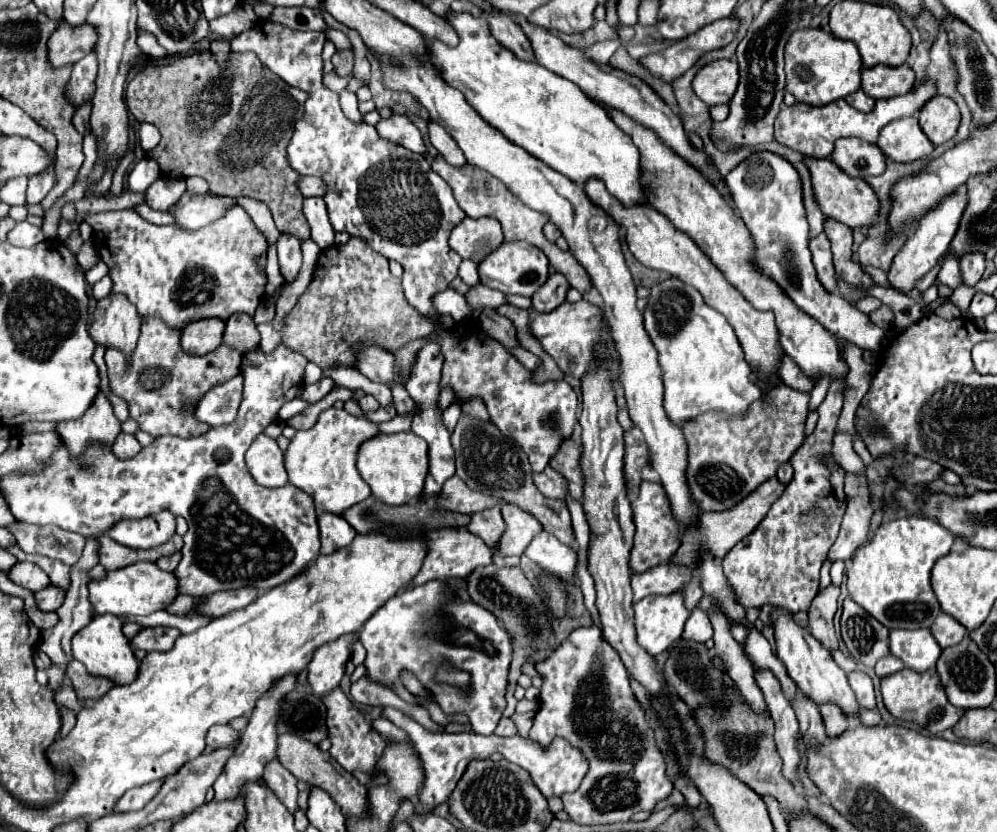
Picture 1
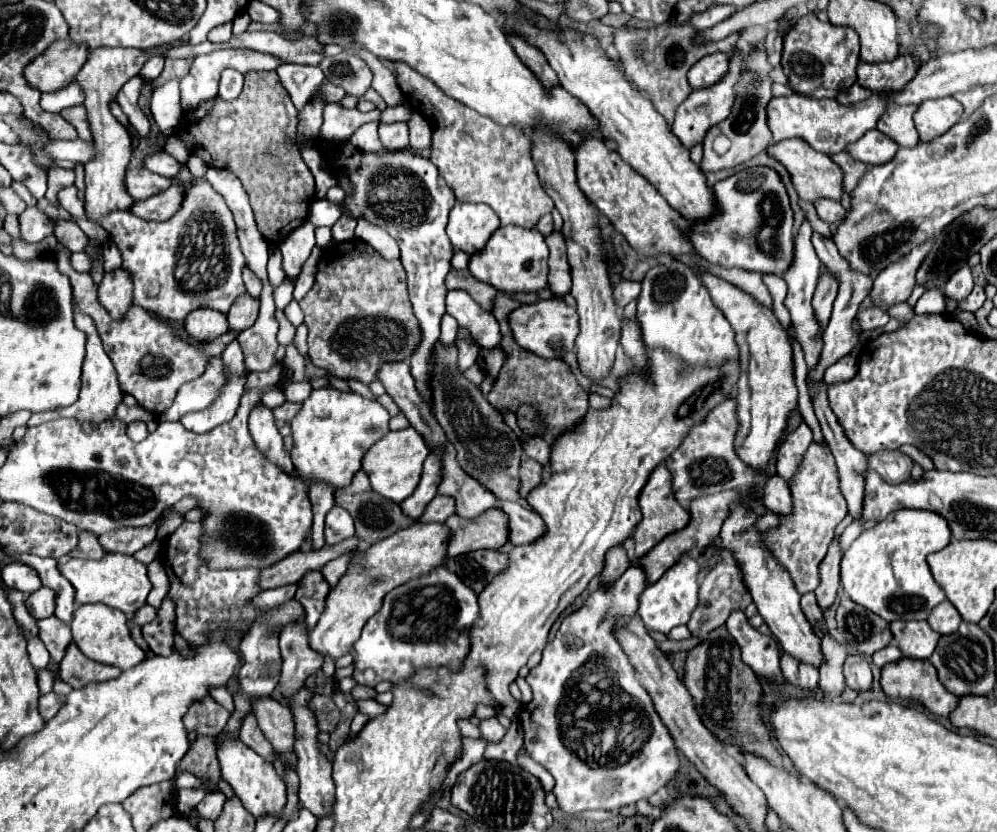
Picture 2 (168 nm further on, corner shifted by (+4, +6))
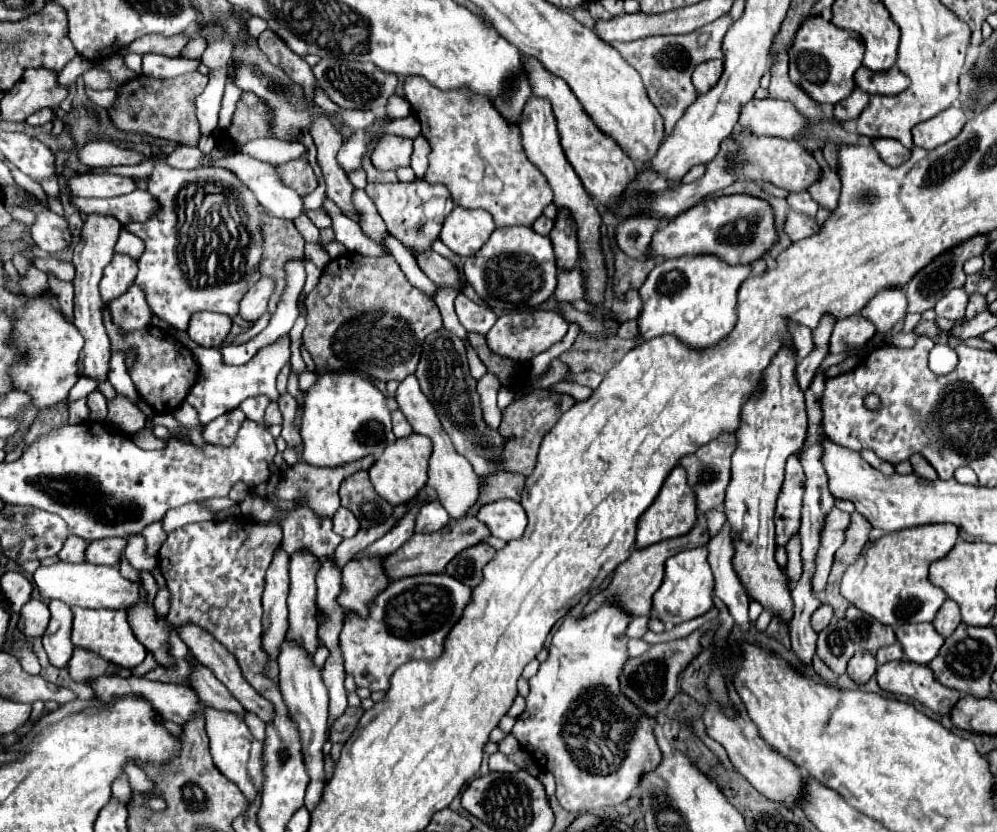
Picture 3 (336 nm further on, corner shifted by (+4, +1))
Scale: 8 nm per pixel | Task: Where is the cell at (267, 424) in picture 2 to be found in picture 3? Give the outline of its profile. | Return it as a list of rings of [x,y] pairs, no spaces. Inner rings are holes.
[[[259,395],[259,397],[249,397],[249,399],[245,399],[239,407],[241,407],[241,411],[247,415],[247,419],[251,419],[251,421],[263,425],[263,427],[269,427],[267,423],[263,423],[263,413],[265,413],[267,405],[269,405],[269,399],[263,397],[263,395]]]

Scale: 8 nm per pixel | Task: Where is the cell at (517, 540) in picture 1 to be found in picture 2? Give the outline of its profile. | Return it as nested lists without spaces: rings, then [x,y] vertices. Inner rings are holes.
[[[491,508],[477,518],[461,518],[453,514],[445,522],[451,528],[447,558],[455,558],[471,550],[497,550],[507,542],[507,516],[499,508]]]

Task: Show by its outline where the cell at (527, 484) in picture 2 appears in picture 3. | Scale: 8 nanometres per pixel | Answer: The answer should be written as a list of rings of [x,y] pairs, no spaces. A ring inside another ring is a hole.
[[[501,471],[497,475],[491,475],[489,479],[485,479],[483,497],[479,497],[479,501],[469,509],[469,513],[475,515],[481,505],[491,503],[491,501],[499,501],[499,499],[519,501],[519,497],[523,493],[525,479],[527,477],[523,477],[521,473],[509,473],[509,471]]]

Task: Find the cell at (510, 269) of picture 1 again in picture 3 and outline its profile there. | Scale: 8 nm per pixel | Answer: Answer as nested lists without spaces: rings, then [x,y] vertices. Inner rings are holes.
[[[531,227],[495,229],[481,251],[465,261],[463,273],[477,295],[499,311],[537,307],[553,295],[557,285],[553,245],[549,237],[535,233]]]

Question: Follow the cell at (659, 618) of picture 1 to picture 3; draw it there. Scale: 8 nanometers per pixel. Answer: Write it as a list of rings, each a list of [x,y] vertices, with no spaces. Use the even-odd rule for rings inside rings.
[[[707,547],[687,549],[667,559],[663,585],[653,595],[653,615],[667,627],[705,615],[713,607],[713,573],[707,565]]]

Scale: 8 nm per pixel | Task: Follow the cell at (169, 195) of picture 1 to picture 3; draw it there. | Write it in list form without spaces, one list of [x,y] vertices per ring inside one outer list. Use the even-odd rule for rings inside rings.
[[[81,173],[69,179],[69,189],[75,197],[119,197],[137,189],[137,183],[131,177],[121,175],[93,175]]]

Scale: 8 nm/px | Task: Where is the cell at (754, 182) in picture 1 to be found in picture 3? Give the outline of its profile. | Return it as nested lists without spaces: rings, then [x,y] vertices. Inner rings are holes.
[[[747,193],[707,197],[699,205],[679,213],[671,223],[663,225],[653,235],[651,253],[663,259],[675,259],[685,255],[715,255],[729,265],[751,265],[753,261],[769,255],[777,243],[773,207],[765,199],[757,199]]]

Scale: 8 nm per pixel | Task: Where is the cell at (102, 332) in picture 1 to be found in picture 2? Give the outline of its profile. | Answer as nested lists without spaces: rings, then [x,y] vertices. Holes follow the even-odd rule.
[[[125,268],[103,274],[103,280],[99,284],[99,302],[115,318],[127,312],[127,308],[133,304],[133,282],[131,274]]]

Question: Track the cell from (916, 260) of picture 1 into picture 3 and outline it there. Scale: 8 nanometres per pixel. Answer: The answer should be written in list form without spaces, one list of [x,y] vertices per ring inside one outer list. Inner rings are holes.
[[[881,289],[865,307],[863,317],[875,323],[877,331],[889,331],[907,313],[907,297],[903,289]]]

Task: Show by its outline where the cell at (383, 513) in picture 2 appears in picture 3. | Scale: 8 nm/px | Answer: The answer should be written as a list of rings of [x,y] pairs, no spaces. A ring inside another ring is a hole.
[[[357,471],[351,477],[347,477],[341,483],[339,497],[341,497],[341,505],[351,509],[351,513],[355,513],[361,529],[375,527],[391,519],[393,505],[389,505],[375,493],[367,471]]]

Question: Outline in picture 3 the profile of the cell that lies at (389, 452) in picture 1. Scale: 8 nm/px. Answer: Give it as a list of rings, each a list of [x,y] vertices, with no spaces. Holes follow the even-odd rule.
[[[411,433],[407,437],[397,439],[393,445],[389,445],[383,455],[379,459],[375,459],[375,463],[369,469],[369,477],[371,483],[375,487],[375,491],[393,507],[397,505],[405,505],[407,501],[413,501],[417,497],[417,493],[425,487],[427,483],[427,461],[431,455],[431,441],[423,435]]]

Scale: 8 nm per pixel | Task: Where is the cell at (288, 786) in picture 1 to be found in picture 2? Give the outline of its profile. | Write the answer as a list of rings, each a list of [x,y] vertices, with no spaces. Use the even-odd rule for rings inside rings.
[[[249,712],[249,714],[243,718],[241,728],[239,728],[239,738],[241,738],[249,748],[253,748],[255,752],[259,752],[263,758],[267,758],[269,762],[273,762],[273,746],[265,740],[263,732],[259,730],[253,712]]]

